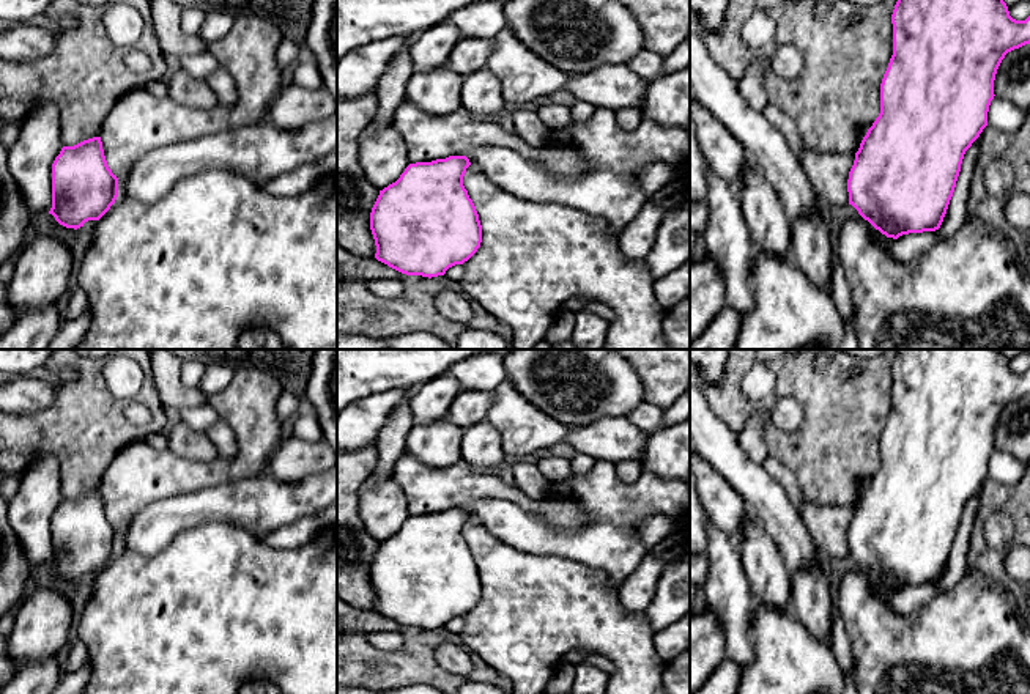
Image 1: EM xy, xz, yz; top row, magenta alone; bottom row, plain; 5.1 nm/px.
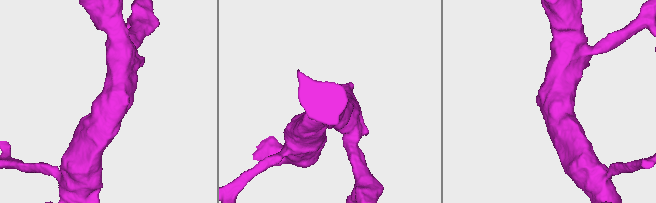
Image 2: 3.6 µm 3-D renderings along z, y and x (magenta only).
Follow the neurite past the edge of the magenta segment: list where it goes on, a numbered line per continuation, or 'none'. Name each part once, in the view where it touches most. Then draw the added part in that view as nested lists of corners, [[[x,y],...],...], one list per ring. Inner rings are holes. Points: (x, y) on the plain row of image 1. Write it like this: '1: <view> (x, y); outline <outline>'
1: xy (259, 505); outline [[[337,461],[324,474],[295,483],[276,480],[268,474],[233,480],[145,507],[126,530],[118,533],[118,548],[154,556],[180,532],[206,522],[225,522],[263,538],[335,504]]]

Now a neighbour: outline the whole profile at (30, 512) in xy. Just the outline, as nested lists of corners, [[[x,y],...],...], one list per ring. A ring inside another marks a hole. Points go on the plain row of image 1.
[[[38,456],[19,482],[8,521],[33,570],[52,560],[52,516],[63,500],[55,456]]]

